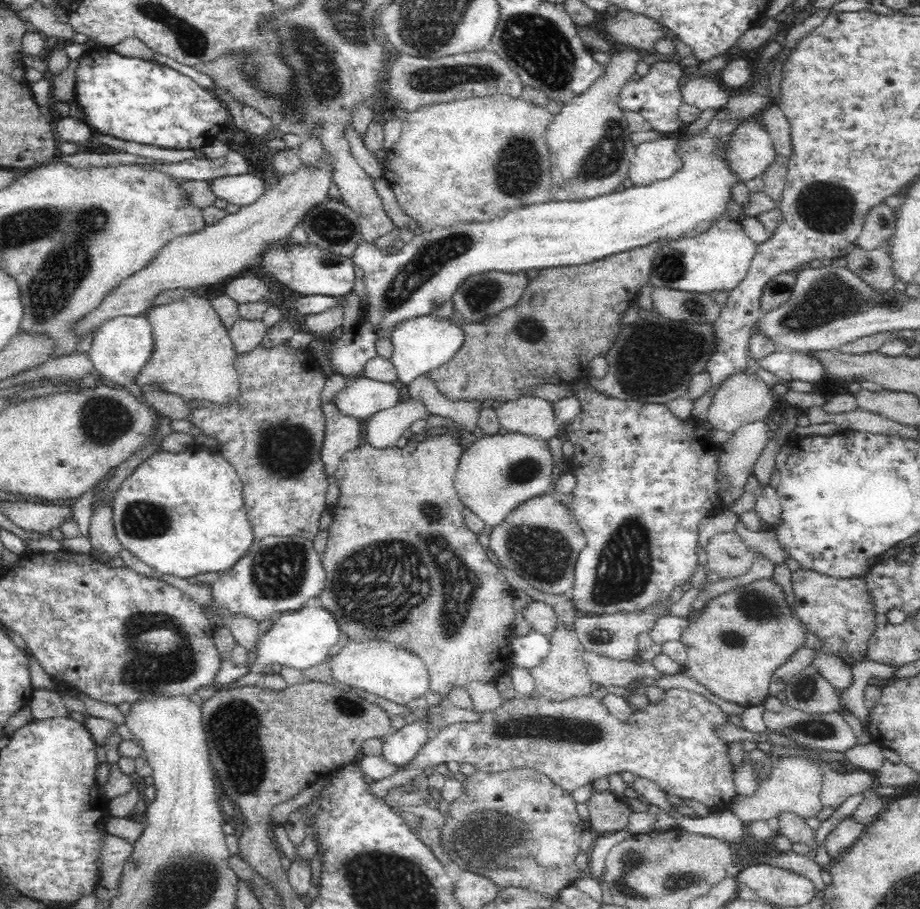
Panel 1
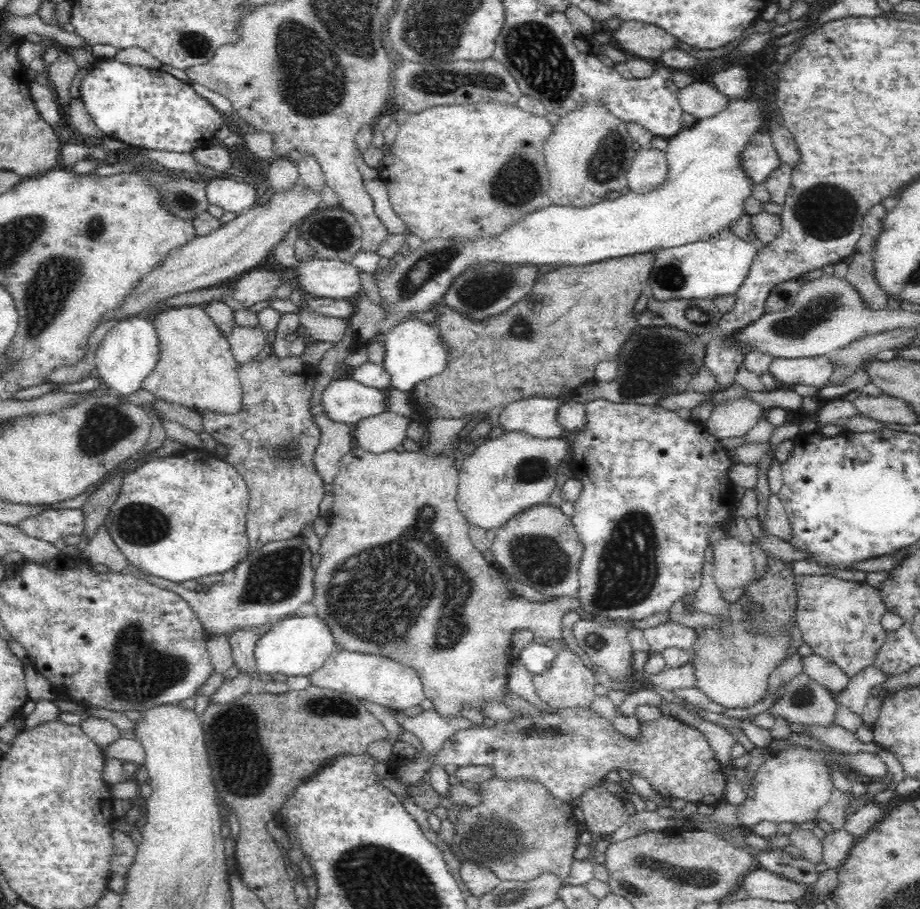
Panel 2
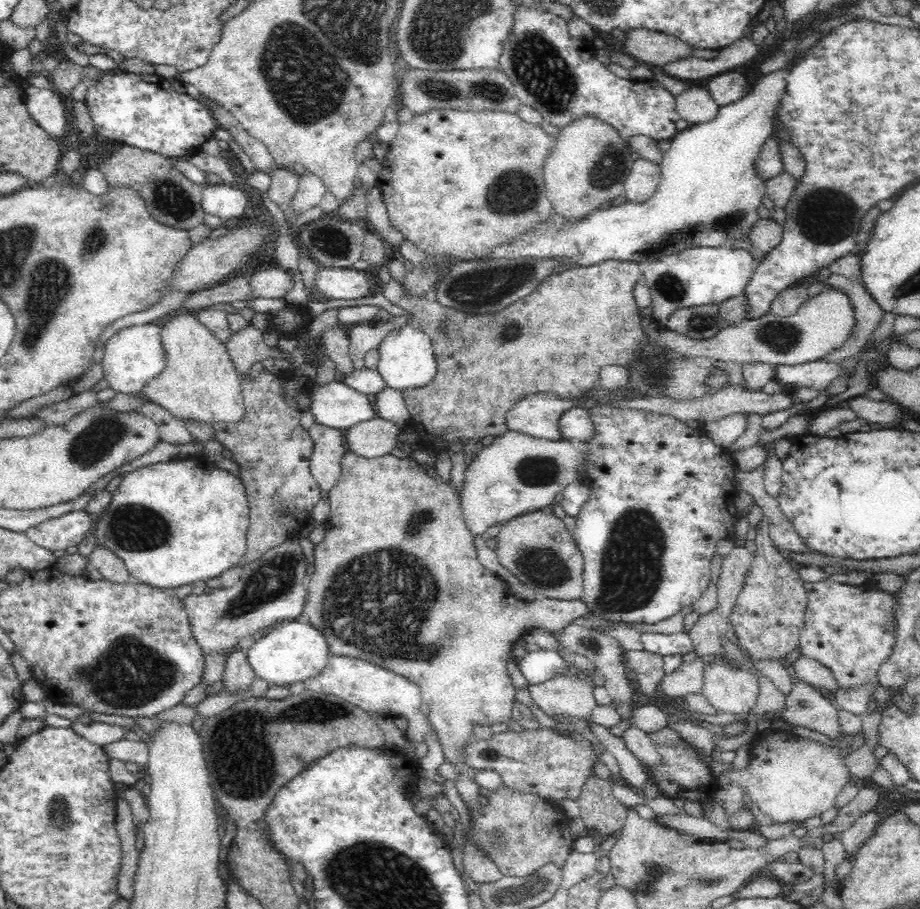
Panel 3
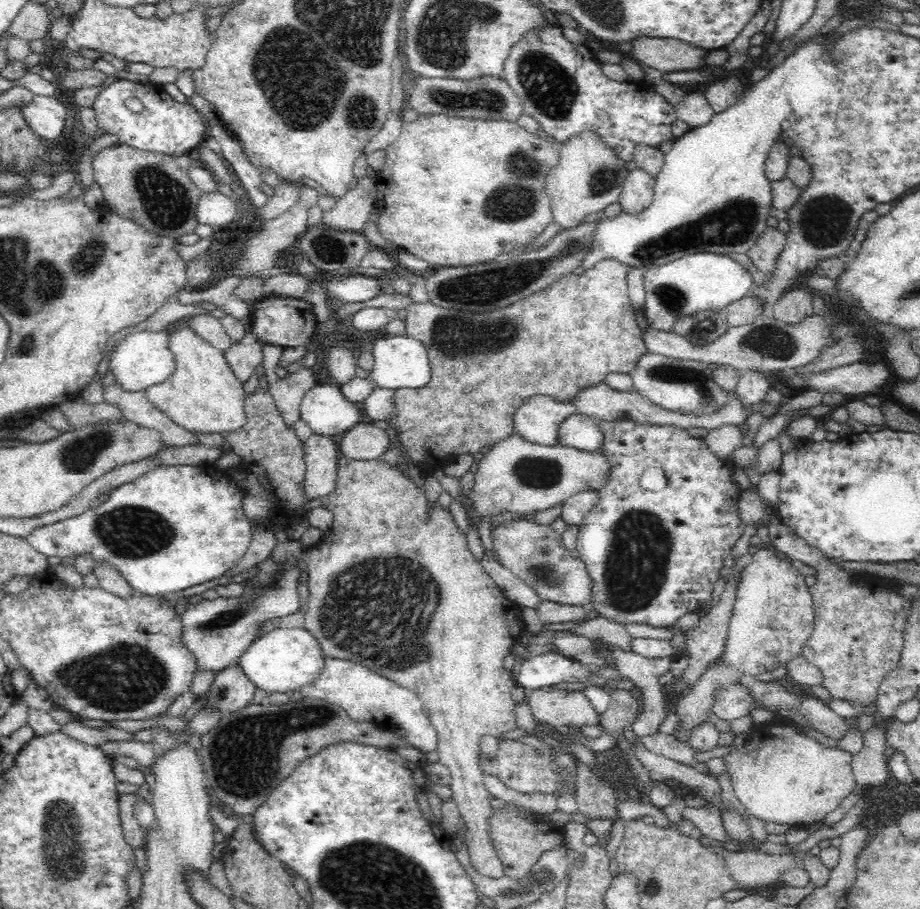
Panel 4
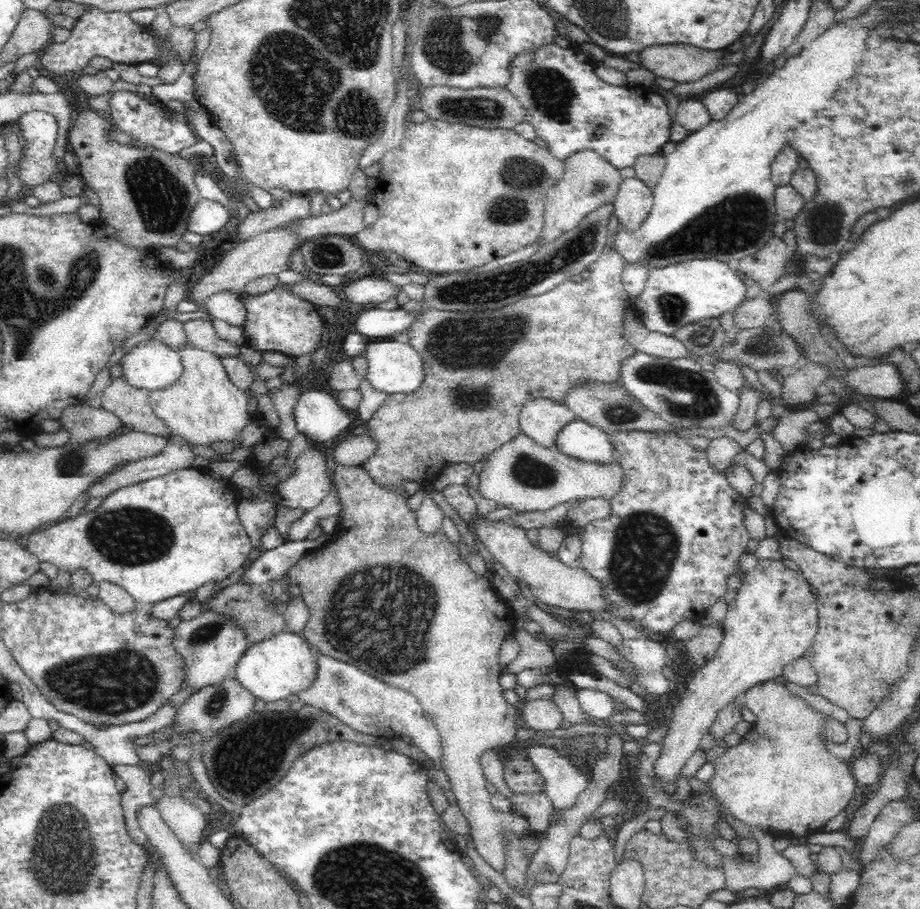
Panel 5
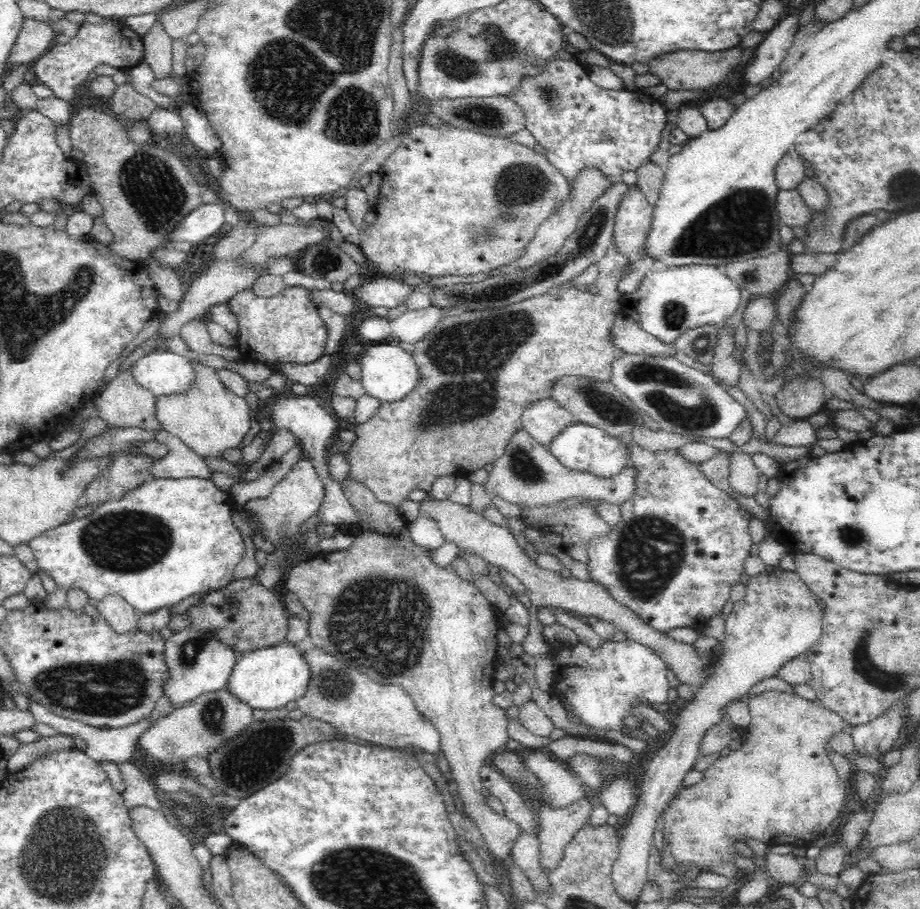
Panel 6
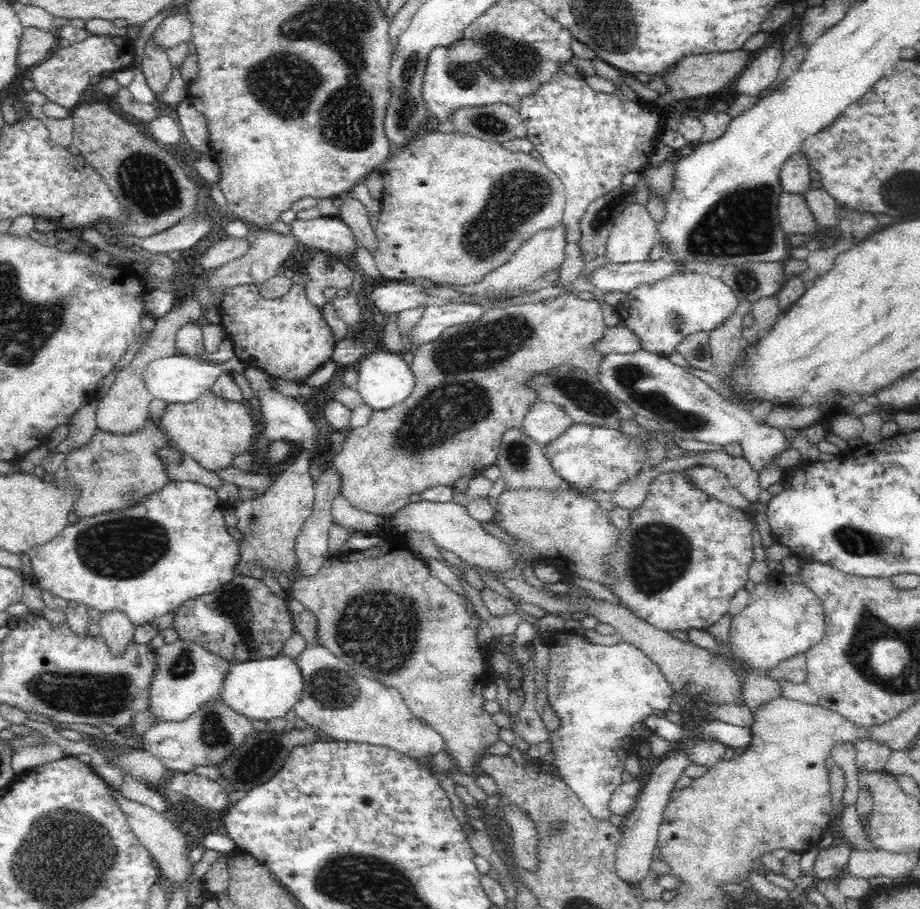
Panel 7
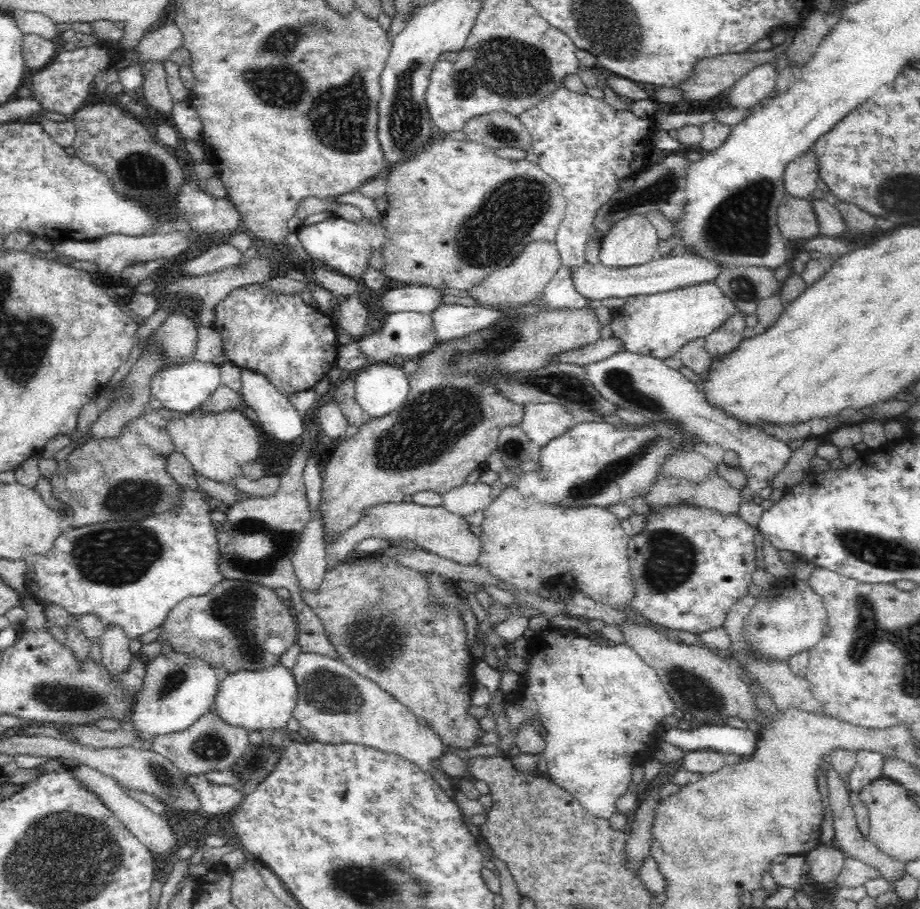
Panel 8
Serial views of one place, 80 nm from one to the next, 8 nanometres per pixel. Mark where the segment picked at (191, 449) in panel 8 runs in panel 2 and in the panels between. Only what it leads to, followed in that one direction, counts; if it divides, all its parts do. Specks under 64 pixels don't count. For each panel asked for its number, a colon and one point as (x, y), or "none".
2: (195, 367)
3: (199, 381)
4: (202, 393)
5: (204, 405)
6: (208, 417)
7: (212, 429)

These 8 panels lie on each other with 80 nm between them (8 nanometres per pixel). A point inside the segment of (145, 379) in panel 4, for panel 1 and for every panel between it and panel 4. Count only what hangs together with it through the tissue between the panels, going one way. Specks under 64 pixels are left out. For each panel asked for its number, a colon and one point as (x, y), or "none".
1: (121, 344)
2: (128, 351)
3: (135, 354)

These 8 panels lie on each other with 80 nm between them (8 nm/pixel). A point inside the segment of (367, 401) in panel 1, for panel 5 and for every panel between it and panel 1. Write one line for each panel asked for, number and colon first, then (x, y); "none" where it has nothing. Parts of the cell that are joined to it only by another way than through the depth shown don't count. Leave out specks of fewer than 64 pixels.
2: (348, 400)
3: (336, 404)
4: (325, 408)
5: (320, 416)

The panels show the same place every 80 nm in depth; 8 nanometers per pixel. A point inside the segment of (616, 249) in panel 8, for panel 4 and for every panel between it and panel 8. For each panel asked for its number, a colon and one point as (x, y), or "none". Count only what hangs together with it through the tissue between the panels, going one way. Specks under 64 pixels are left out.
4: (637, 193)
5: (633, 202)
6: (634, 212)
7: (633, 236)

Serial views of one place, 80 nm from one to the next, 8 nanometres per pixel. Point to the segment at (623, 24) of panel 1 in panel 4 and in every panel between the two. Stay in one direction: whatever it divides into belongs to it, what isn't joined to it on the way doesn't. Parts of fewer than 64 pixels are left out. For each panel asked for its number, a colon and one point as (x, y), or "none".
2: (646, 41)
3: (649, 46)
4: (663, 54)

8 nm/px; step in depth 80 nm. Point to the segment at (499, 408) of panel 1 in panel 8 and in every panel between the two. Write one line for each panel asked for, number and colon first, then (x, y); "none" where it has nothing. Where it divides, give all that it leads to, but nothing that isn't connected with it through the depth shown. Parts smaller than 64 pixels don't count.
2: (536, 416)
3: (537, 415)
4: (537, 419)
5: (541, 418)
6: (543, 419)
7: (544, 421)
8: (543, 422)

